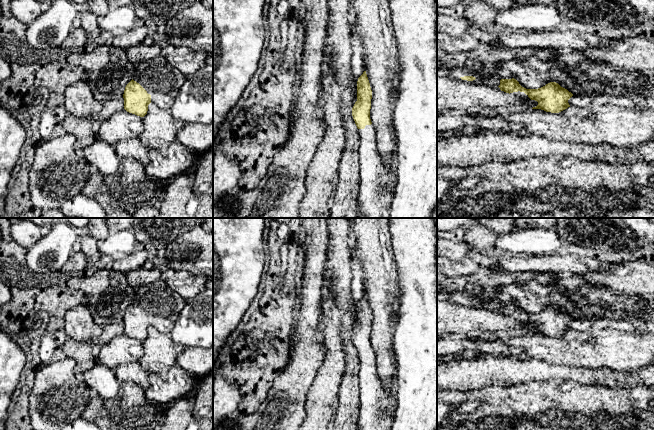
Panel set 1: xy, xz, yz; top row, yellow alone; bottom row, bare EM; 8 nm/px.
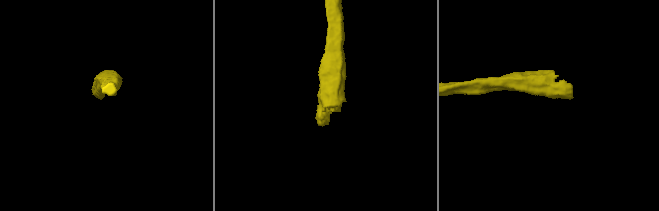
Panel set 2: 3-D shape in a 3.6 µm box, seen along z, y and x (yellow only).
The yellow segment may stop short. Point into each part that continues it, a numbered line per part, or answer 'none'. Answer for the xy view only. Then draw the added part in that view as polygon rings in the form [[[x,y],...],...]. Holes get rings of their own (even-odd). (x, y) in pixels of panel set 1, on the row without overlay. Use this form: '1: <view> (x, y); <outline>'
1: xy (160, 303); [[[162,280],[140,286],[134,292],[133,304],[151,319],[151,327],[170,334],[186,300]]]

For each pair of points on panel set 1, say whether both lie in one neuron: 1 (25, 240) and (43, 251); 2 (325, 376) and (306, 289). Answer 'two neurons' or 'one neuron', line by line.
1: two neurons
2: two neurons

